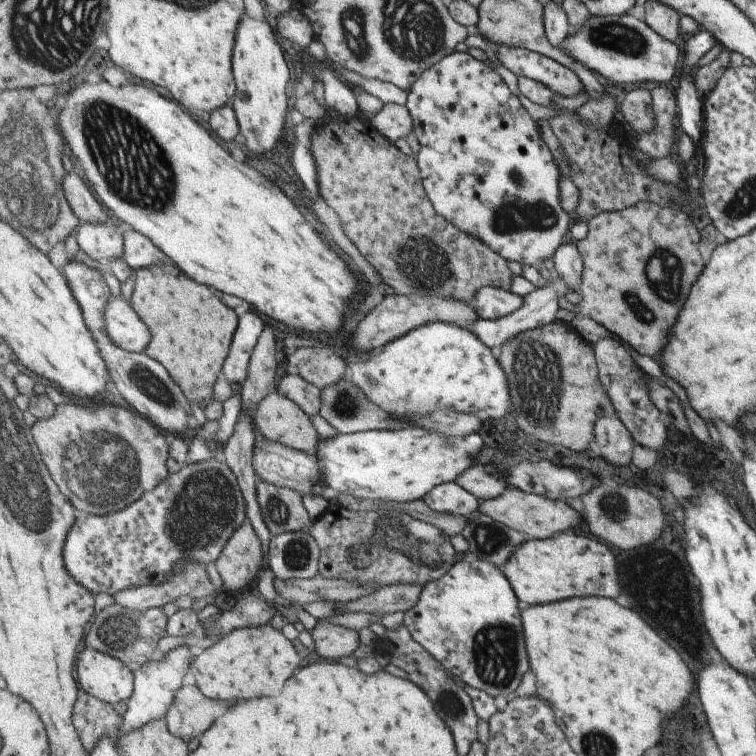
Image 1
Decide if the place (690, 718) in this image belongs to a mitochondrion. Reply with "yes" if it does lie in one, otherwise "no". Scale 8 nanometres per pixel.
no

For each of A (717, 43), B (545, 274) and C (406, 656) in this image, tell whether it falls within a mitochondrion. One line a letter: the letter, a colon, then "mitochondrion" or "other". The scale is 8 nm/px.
A: other
B: other
C: other

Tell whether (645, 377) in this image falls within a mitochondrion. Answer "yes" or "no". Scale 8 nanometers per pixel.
no

